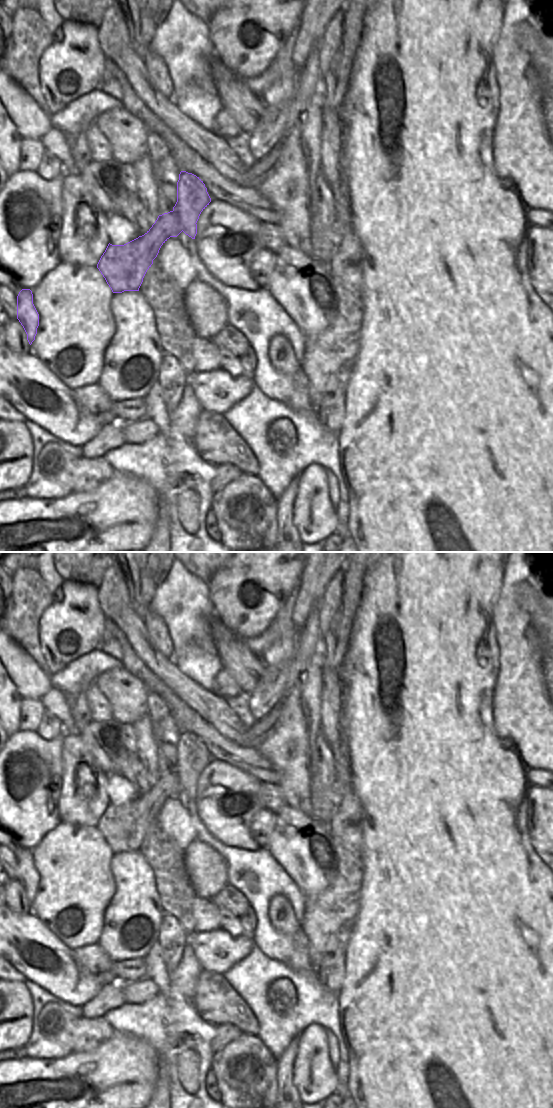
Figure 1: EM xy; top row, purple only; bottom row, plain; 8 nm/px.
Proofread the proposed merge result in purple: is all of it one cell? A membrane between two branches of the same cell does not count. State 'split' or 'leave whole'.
split

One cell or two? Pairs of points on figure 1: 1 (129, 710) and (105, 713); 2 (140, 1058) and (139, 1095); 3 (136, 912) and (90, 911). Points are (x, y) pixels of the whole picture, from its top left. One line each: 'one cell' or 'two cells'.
1: two cells
2: one cell
3: two cells

